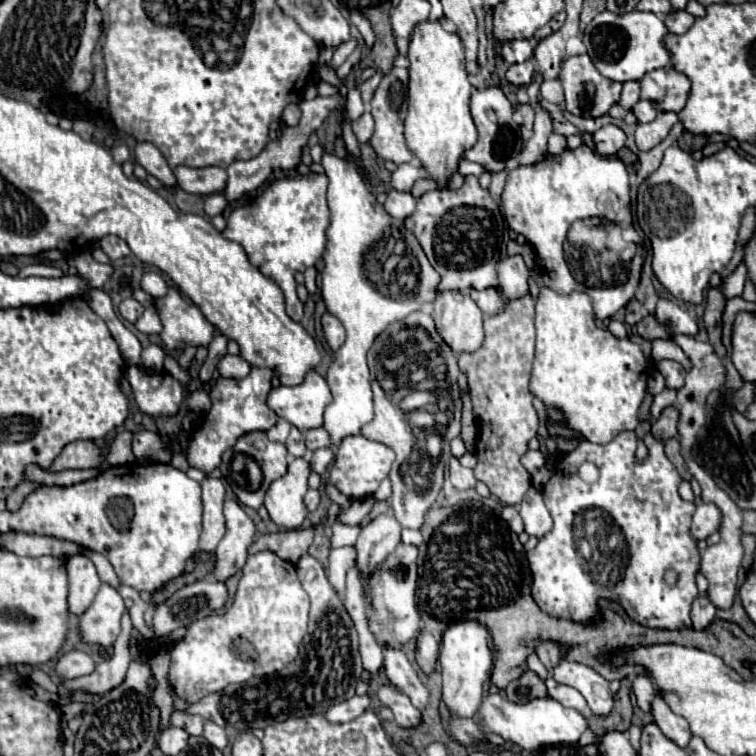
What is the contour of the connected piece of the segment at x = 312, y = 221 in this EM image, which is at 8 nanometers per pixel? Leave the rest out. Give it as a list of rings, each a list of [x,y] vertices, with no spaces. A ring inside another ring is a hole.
[[[324,173],[280,177],[270,183],[254,201],[236,207],[224,229],[224,237],[240,243],[246,249],[252,265],[256,265],[264,275],[278,283],[286,297],[286,313],[294,321],[300,321],[304,315],[302,303],[296,295],[294,275],[312,267],[322,257],[326,245],[324,231],[330,223],[327,182]]]

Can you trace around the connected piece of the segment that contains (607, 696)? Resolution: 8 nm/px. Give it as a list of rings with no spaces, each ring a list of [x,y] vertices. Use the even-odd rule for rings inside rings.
[[[560,659],[552,675],[558,683],[578,689],[586,699],[592,715],[610,715],[614,707],[614,693],[610,691],[610,683],[604,677],[600,677],[594,669],[582,663],[570,663],[566,659]]]

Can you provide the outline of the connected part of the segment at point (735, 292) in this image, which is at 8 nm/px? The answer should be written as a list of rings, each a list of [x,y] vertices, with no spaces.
[[[740,263],[728,277],[722,279],[720,291],[722,291],[722,295],[726,297],[726,301],[732,299],[732,297],[742,295],[742,289],[744,289],[746,279],[748,279],[748,271],[746,271],[746,265],[744,265],[744,263]]]

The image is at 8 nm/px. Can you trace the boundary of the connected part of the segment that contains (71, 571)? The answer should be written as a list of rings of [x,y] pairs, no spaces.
[[[86,555],[70,557],[66,561],[66,569],[68,569],[68,587],[70,587],[68,609],[74,615],[82,615],[90,607],[102,583],[98,579],[94,563]]]

